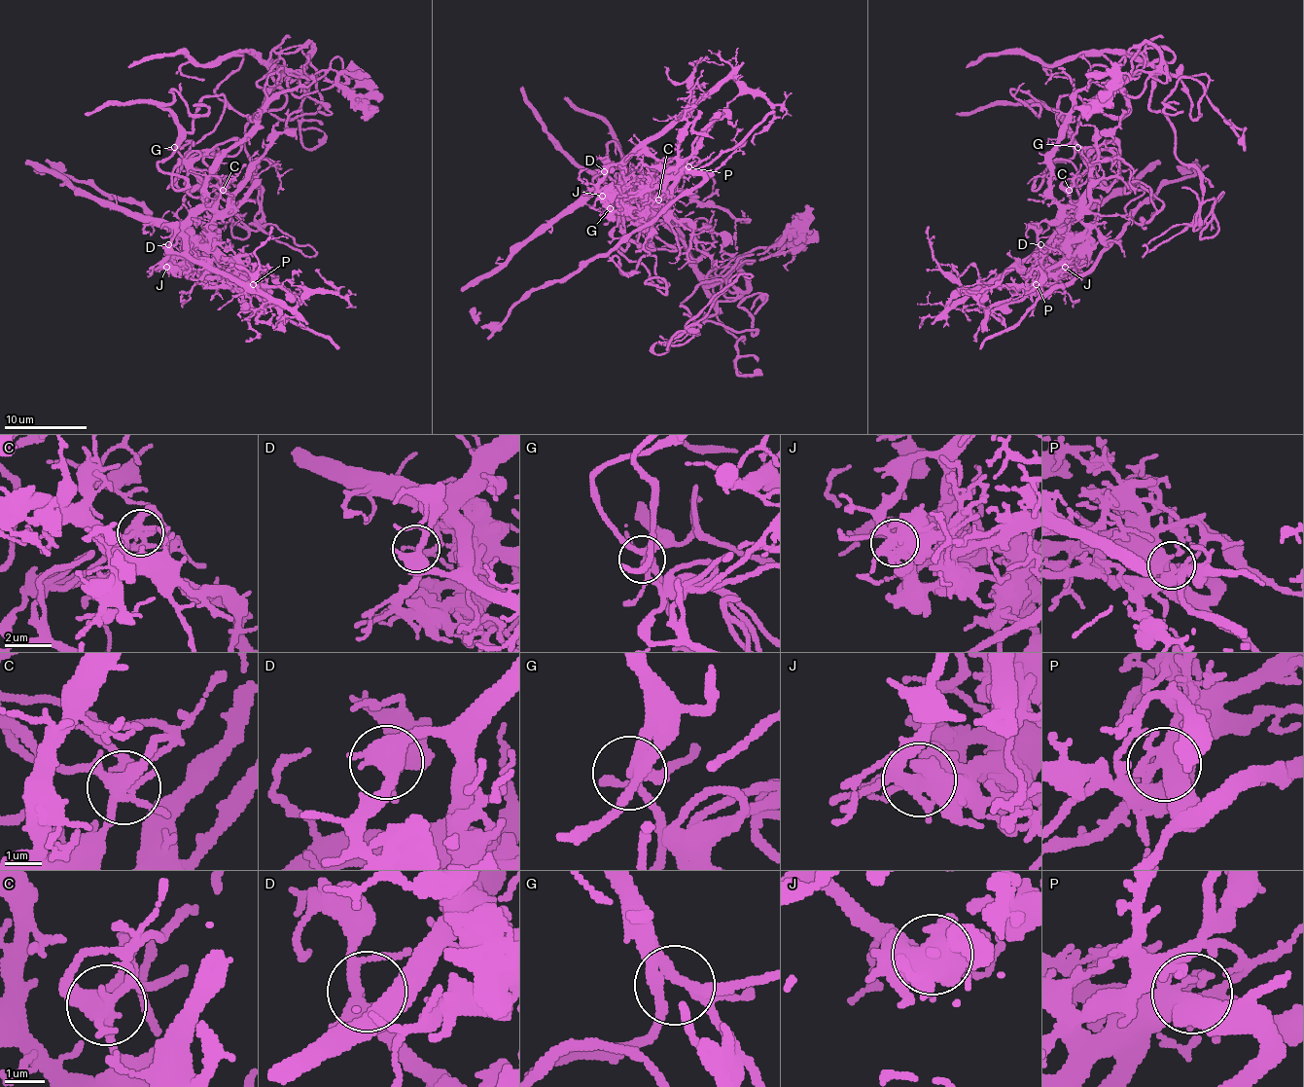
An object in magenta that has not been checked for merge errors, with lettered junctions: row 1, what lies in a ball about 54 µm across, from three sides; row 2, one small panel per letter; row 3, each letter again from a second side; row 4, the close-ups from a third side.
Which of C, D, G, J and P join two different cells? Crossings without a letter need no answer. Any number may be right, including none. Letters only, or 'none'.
C, J

